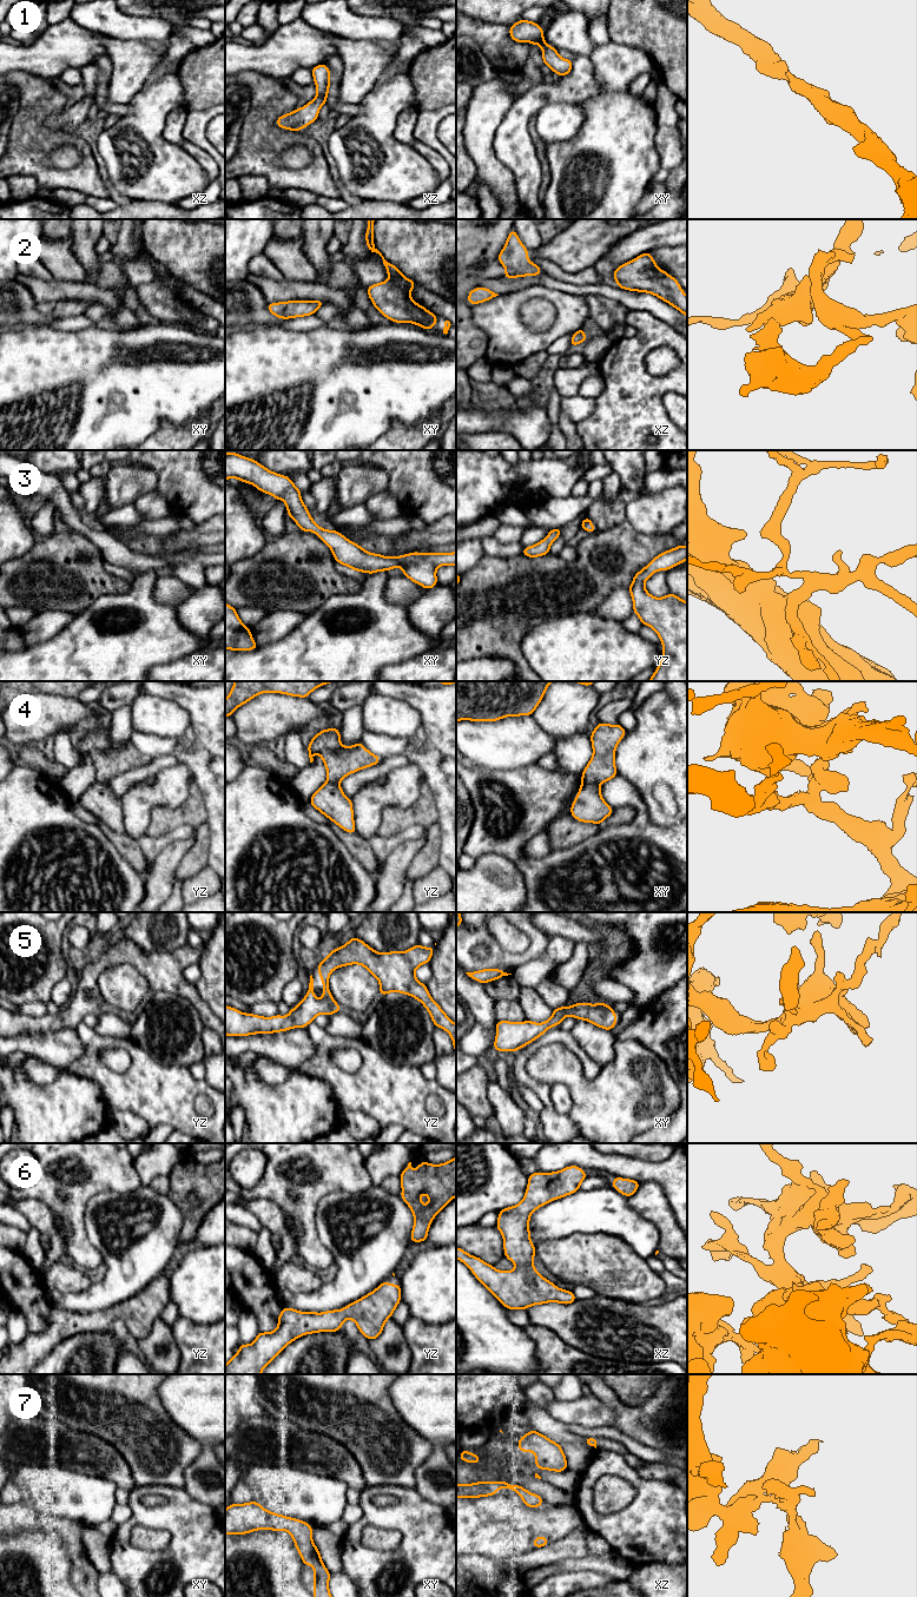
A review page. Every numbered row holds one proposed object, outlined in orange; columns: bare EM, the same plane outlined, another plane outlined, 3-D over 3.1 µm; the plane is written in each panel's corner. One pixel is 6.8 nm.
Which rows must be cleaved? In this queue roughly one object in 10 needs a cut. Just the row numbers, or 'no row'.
no row

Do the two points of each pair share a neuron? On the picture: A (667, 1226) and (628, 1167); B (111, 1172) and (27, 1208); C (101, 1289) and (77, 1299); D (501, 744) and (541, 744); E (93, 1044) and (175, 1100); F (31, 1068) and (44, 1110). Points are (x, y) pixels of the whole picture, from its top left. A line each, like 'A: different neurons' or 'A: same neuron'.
A: different neurons
B: different neurons
C: same neuron
D: same neuron
E: same neuron
F: different neurons

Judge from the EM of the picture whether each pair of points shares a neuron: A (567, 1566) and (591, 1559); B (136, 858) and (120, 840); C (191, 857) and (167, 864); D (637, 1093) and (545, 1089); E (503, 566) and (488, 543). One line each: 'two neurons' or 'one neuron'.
A: one neuron
B: one neuron
C: two neurons
D: two neurons
E: two neurons

